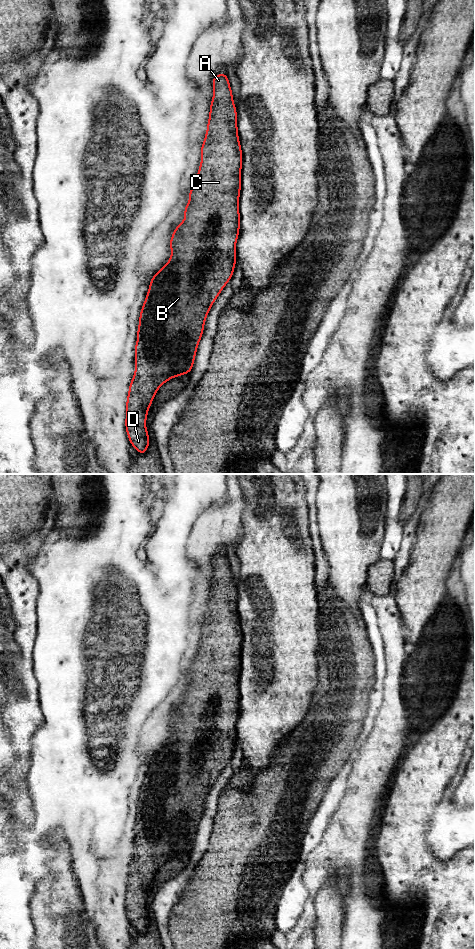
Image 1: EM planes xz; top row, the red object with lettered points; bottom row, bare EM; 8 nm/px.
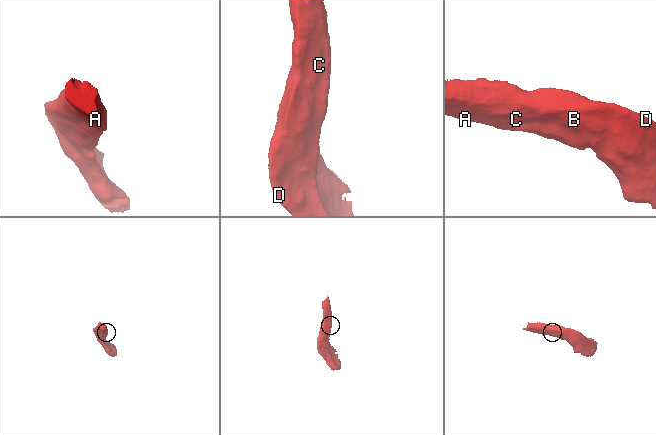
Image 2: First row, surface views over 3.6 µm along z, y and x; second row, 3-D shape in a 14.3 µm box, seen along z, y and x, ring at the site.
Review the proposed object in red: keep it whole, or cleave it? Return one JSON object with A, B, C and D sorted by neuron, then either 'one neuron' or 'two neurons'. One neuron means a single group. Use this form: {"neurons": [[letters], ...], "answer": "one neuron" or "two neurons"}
{"neurons": [["A", "B", "C", "D"]], "answer": "one neuron"}

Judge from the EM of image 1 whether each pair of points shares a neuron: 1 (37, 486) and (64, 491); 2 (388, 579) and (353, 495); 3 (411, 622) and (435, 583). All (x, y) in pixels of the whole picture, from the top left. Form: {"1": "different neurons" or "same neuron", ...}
{"1": "different neurons", "2": "different neurons", "3": "same neuron"}

